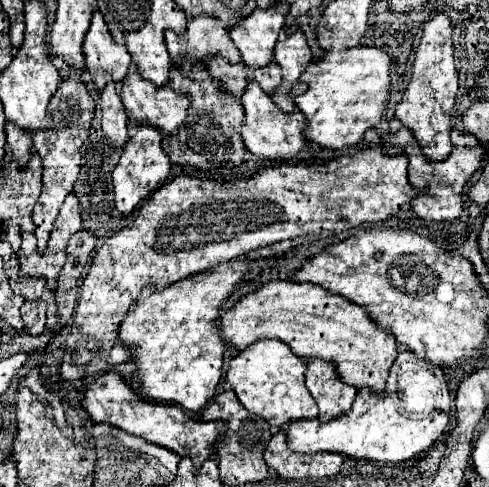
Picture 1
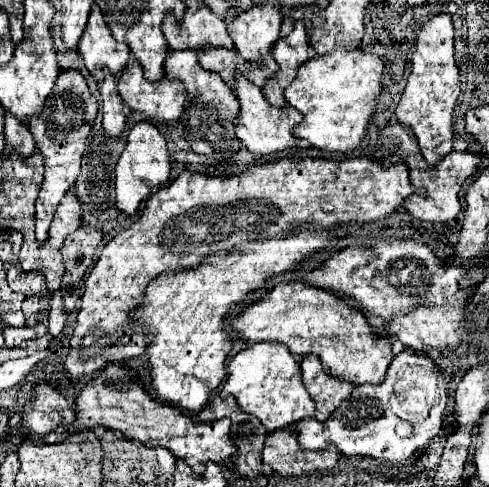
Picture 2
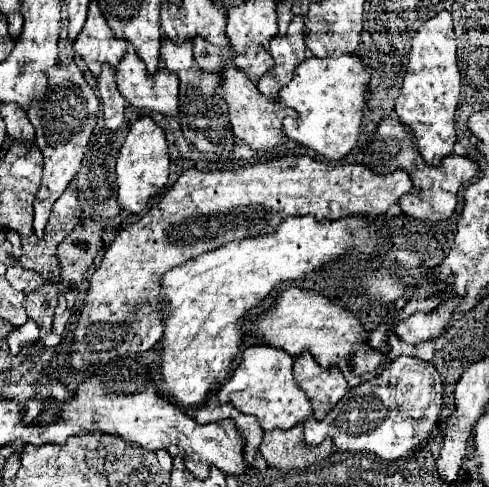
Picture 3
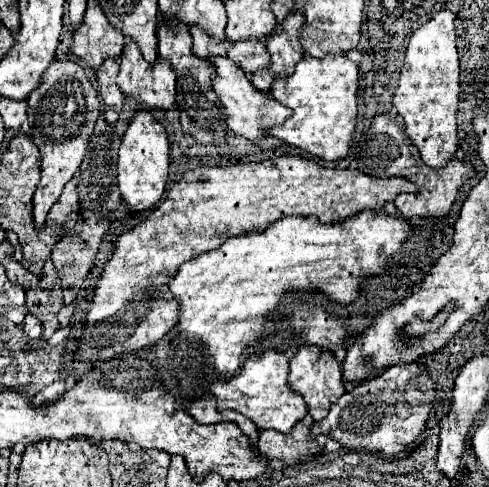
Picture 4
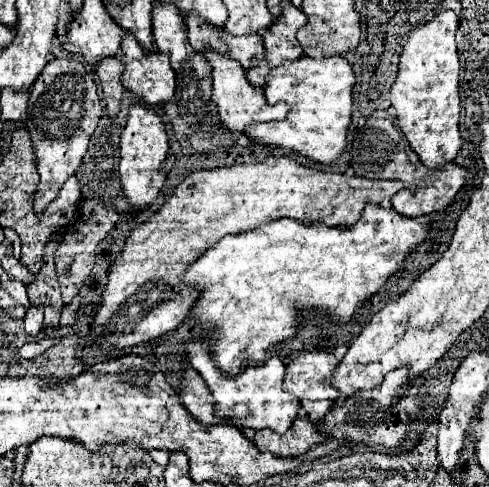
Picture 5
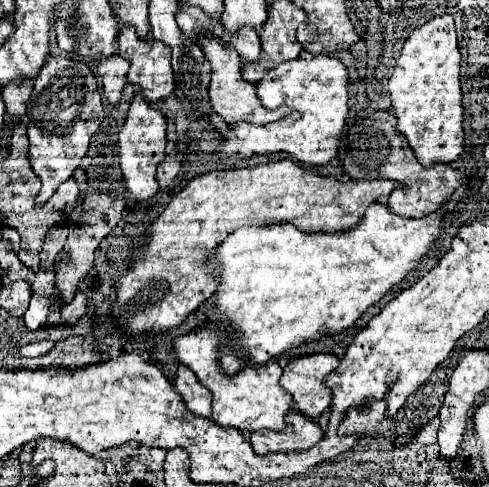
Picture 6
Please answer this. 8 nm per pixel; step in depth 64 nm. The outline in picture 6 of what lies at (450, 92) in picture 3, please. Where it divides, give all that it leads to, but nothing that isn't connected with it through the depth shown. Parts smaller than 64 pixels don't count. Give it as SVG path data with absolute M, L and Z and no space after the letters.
M450 14L436 16L410 32L388 82L388 92L392 96L398 130L406 136L420 164L450 164L460 156L464 146L460 50Z

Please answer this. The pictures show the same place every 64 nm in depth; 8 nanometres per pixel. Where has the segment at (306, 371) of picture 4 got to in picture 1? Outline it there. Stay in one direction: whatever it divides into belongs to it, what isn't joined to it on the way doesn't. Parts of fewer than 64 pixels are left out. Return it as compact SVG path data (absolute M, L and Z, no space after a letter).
M308 360L306 388L320 408L320 420L334 420L348 412L356 398L356 388L340 380L336 366L326 360Z

